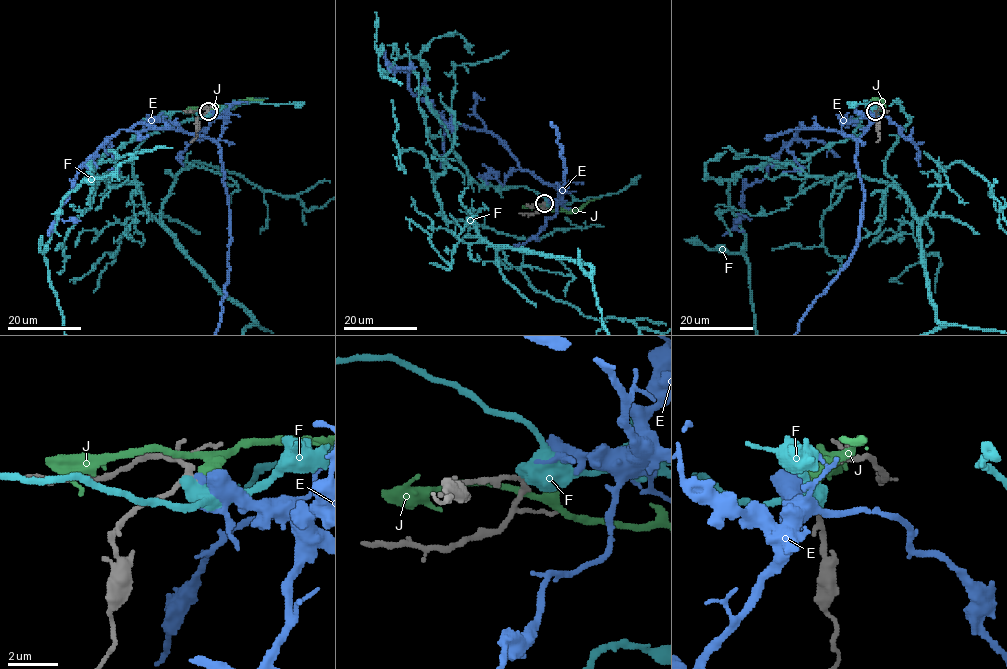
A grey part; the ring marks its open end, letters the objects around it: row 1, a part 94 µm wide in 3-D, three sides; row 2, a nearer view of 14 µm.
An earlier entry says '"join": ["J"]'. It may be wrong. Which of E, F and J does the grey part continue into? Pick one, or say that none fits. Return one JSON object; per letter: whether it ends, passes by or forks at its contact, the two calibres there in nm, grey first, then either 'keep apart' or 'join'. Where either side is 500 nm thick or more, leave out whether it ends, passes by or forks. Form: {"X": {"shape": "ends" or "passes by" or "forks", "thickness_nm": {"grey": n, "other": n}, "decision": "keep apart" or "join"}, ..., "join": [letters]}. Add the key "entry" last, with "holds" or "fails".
{"E": {"shape": "ends", "thickness_nm": {"grey": 200, "other": 240}, "decision": "join"}, "F": {"thickness_nm": {"grey": 220, "other": 600}, "decision": "keep apart"}, "J": {"thickness_nm": {"grey": 220, "other": 500}, "decision": "keep apart"}, "join": ["E"], "entry": "fails"}

